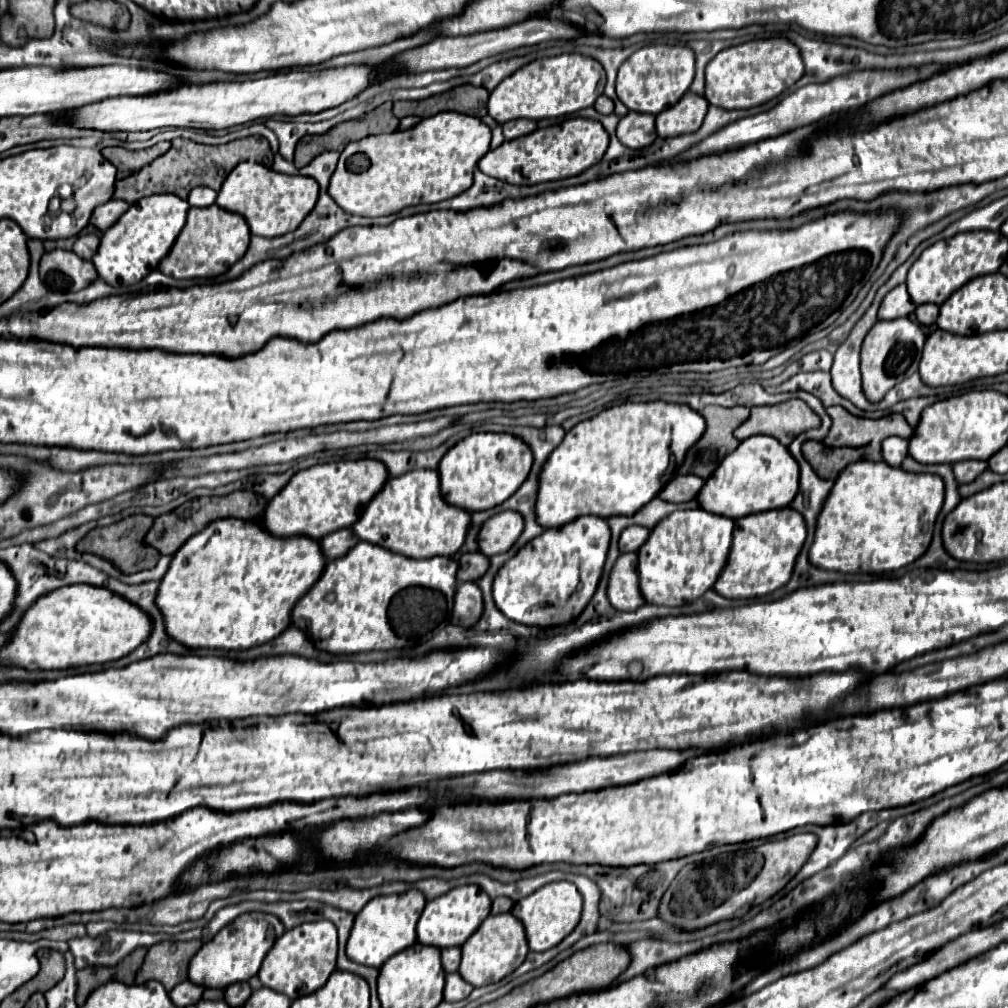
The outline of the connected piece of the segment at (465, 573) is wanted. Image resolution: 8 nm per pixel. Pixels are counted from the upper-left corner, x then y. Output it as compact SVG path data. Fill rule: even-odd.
M479 552L463 554L459 558L457 582L475 582L485 574L487 568L489 568L489 558L487 556L481 556Z

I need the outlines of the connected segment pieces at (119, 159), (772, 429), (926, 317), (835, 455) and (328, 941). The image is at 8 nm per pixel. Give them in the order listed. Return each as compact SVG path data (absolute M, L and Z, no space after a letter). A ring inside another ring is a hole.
M159 142L145 150L125 150L121 146L111 146L111 148L103 148L101 154L117 168L117 178L125 178L141 170L141 166L147 166L149 162L153 162L161 152L165 154L169 146L171 142Z
M785 400L773 406L753 406L749 418L733 432L737 440L745 440L755 434L767 434L777 438L783 446L805 430L817 428L819 416L803 400Z
M921 304L921 306L917 306L915 314L923 326L931 326L939 316L939 306L937 304Z
M817 440L803 442L801 452L813 470L825 480L835 480L849 462L861 460L859 448L829 448Z
M331 922L299 924L275 940L273 950L269 950L269 954L265 956L257 976L265 988L271 988L295 1000L299 996L319 990L327 982L327 978L335 970L335 958L337 958L337 928Z

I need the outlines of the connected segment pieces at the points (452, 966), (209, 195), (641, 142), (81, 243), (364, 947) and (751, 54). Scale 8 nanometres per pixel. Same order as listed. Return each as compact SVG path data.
M443 948L441 950L441 964L445 972L457 972L461 960L461 950L459 948Z
M199 186L199 188L193 188L187 202L191 206L199 206L199 208L205 208L205 206L211 206L215 204L215 198L217 198L217 192L211 190L211 188L205 188L205 186Z
M629 112L619 120L617 126L617 138L629 146L629 148L645 148L655 138L655 116L653 114L641 114L641 112Z
M85 234L85 236L79 236L73 244L73 252L79 256L79 258L85 258L85 260L91 260L95 250L99 248L99 236L97 234Z
M407 890L405 894L391 894L391 896L377 896L365 904L365 908L355 916L355 924L351 928L347 940L347 958L363 964L381 968L389 956L413 946L417 942L415 926L425 908L425 896L419 890Z
M787 38L753 40L719 52L705 68L705 98L719 108L751 108L777 98L791 78L791 86L803 76L799 48Z

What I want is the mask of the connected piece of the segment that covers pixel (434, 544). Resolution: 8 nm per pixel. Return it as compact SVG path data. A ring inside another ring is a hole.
M411 470L403 476L389 478L363 508L351 530L361 540L383 546L391 552L409 558L431 558L455 554L465 542L469 522L469 512L441 500L437 470Z

